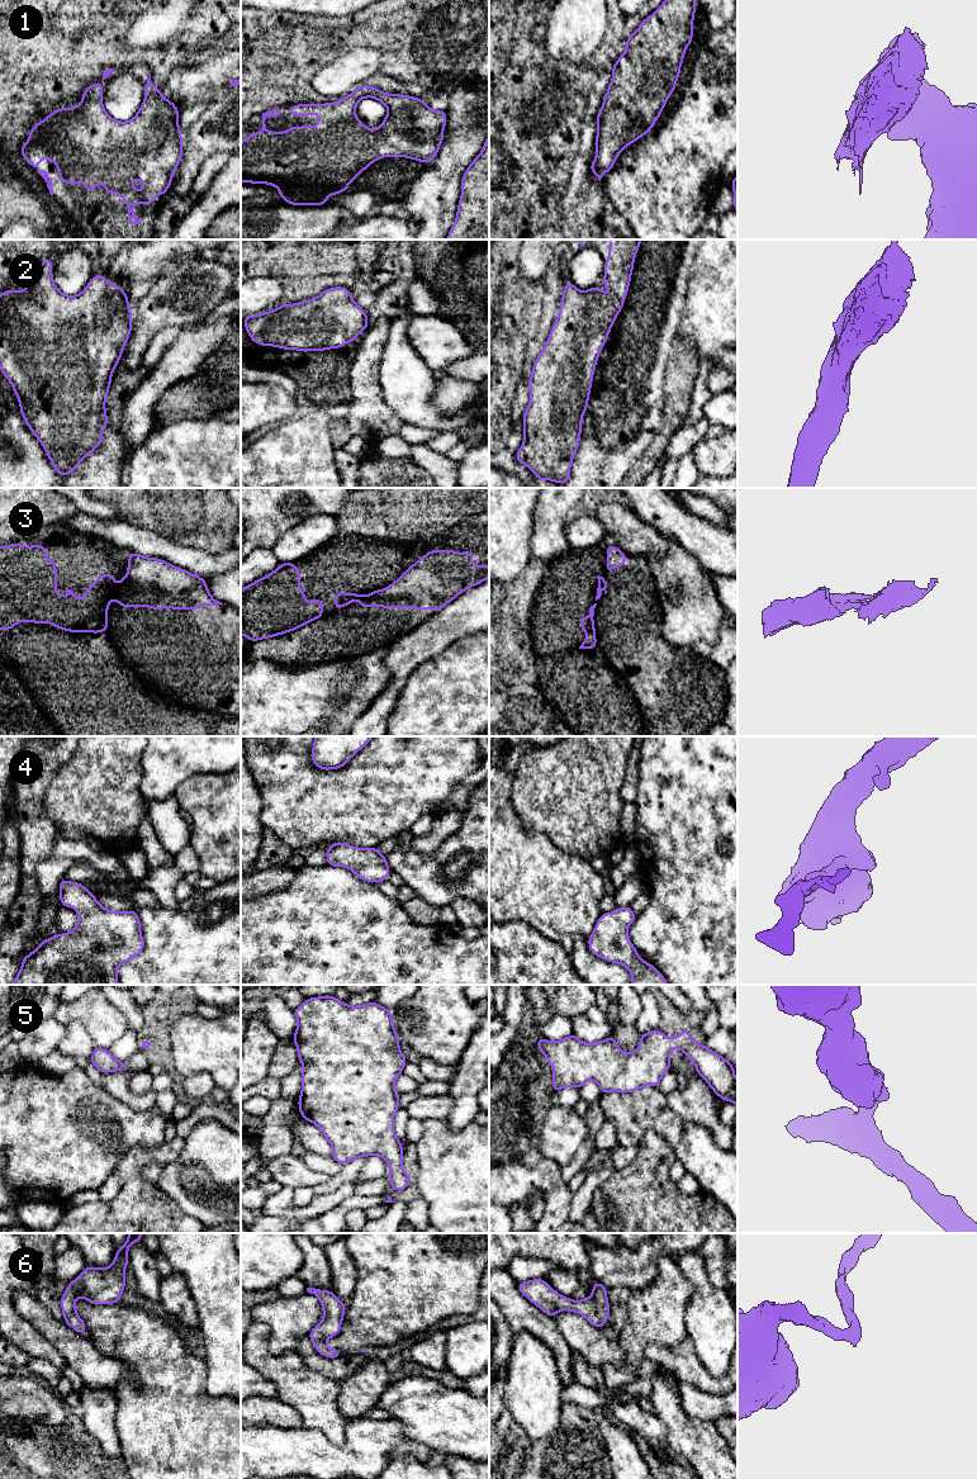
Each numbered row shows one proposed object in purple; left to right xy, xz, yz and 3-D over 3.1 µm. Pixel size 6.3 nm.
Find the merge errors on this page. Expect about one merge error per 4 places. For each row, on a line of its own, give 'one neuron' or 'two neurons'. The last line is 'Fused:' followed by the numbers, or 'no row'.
1: one neuron
2: one neuron
3: two neurons
4: one neuron
5: one neuron
6: one neuron
Fused: 3

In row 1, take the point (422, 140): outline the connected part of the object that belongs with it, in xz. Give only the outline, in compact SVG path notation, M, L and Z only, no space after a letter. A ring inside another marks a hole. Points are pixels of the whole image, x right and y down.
M362 84L355 91L335 103L324 104L297 104L288 106L294 117L308 118L310 113L318 117L318 125L289 127L286 132L269 132L265 120L267 117L278 118L283 115L281 108L262 113L262 131L250 133L241 142L241 182L267 184L279 189L281 199L291 205L326 205L328 195L342 194L348 185L366 170L373 162L381 157L407 157L423 162L431 162L444 141L444 129L447 122L447 114L442 110L431 109L422 99L388 94L374 86ZM373 98L383 103L386 109L386 117L381 125L371 129L365 127L356 117L356 106L361 99Z

